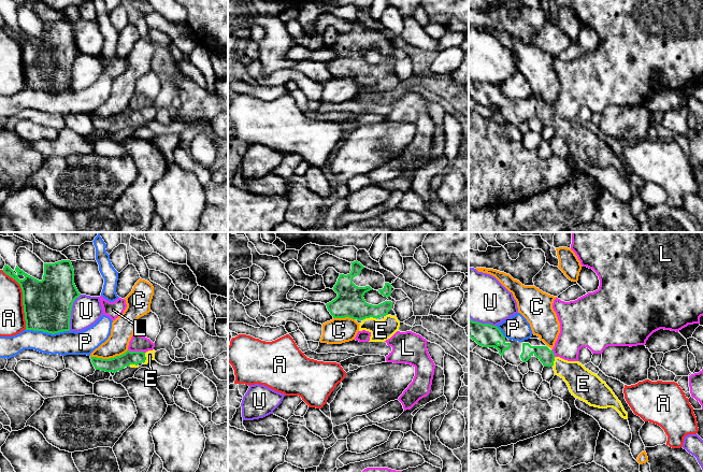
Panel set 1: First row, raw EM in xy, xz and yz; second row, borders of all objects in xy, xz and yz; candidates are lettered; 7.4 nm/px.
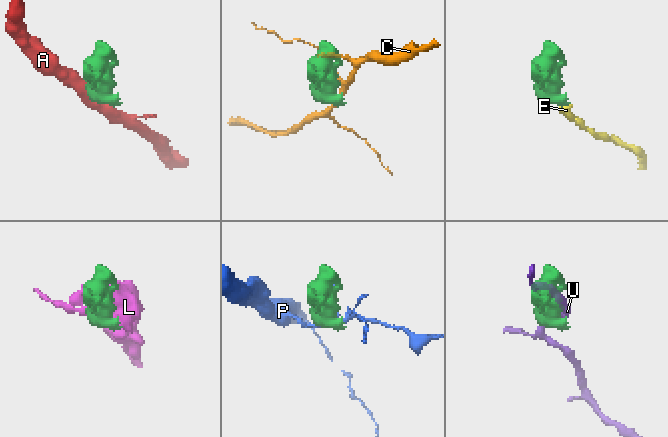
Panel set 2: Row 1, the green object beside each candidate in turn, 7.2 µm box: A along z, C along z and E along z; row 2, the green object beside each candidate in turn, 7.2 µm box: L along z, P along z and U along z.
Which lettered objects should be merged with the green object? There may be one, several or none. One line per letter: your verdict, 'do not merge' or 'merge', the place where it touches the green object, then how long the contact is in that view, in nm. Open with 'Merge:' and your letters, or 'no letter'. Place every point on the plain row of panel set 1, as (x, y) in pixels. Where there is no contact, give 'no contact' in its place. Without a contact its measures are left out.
Merge: E
A: do not merge; contact xy (23, 57); length 480 nm
C: do not merge; contact xy (110, 117); length 280 nm
E: merge; contact xz (369, 76); length 110 nm
L: do not merge; contact xy (137, 111); length 130 nm
P: do not merge; contact xy (47, 91); length 320 nm
U: do not merge; contact xy (70, 71); length 280 nm

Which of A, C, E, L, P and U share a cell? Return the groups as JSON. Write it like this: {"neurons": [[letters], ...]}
{"neurons": [["A"], ["C"], ["E"], ["L"], ["P"], ["U"]]}

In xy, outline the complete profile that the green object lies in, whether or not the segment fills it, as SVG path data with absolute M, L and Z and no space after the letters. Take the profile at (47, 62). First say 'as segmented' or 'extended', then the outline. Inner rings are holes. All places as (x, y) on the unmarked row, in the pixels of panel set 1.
as segmented | M70 19L44 23L42 40L28 34L17 25L13 30L5 24L2 30L20 44L26 89L43 90L52 94L70 90L72 64L75 58L81 55L74 43L74 29Z

